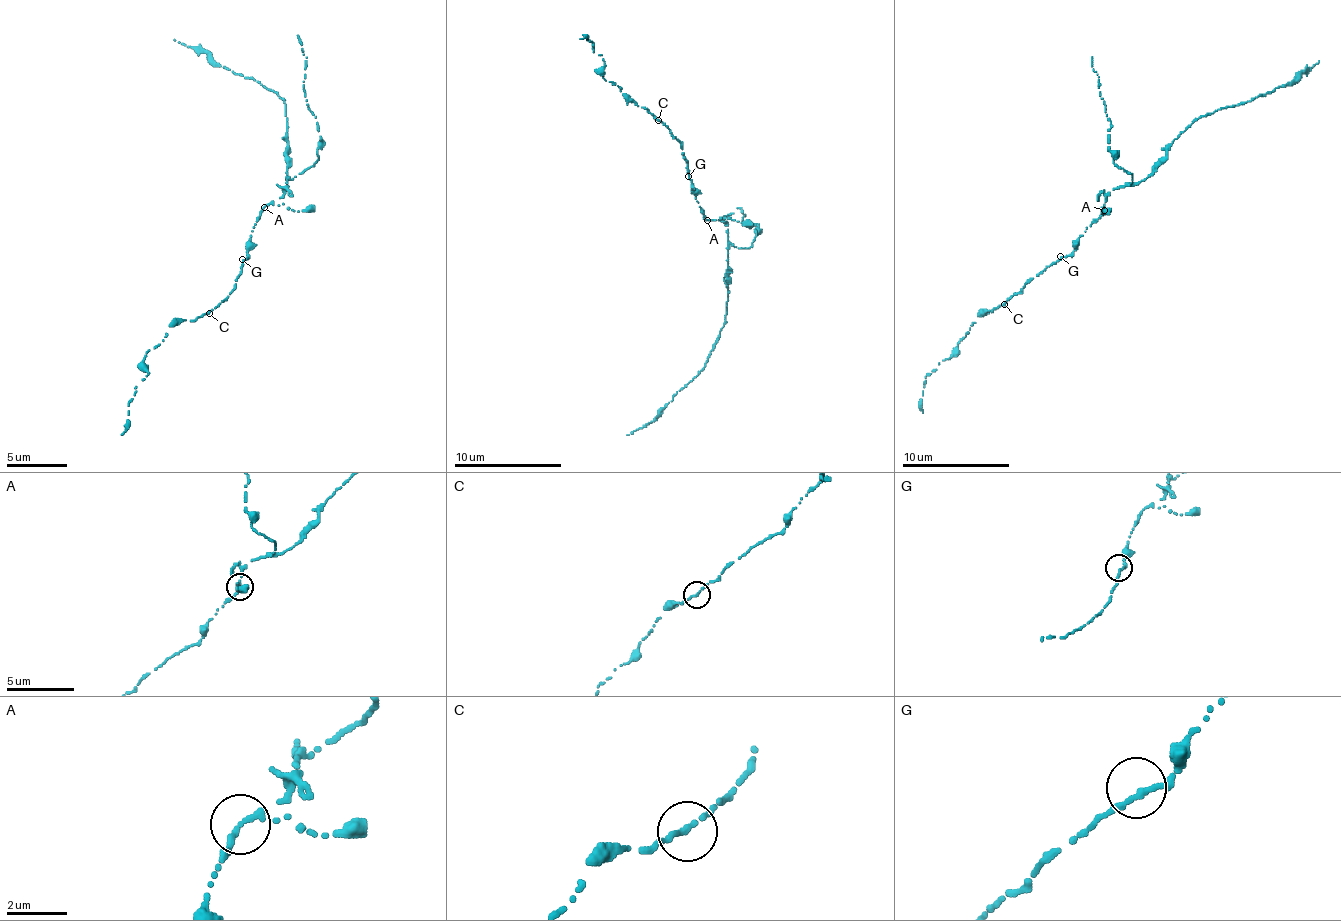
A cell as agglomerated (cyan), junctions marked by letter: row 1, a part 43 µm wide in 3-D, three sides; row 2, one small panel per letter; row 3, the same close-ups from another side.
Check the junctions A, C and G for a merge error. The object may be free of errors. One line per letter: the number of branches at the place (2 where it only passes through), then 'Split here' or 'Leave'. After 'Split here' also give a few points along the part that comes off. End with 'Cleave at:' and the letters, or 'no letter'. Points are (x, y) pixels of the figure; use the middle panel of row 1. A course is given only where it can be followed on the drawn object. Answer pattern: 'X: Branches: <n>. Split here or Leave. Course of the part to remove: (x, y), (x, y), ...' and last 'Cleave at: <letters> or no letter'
A: Branches: 2. Leave
C: Branches: 2. Leave
G: Branches: 2. Leave
Cleave at: no letter

